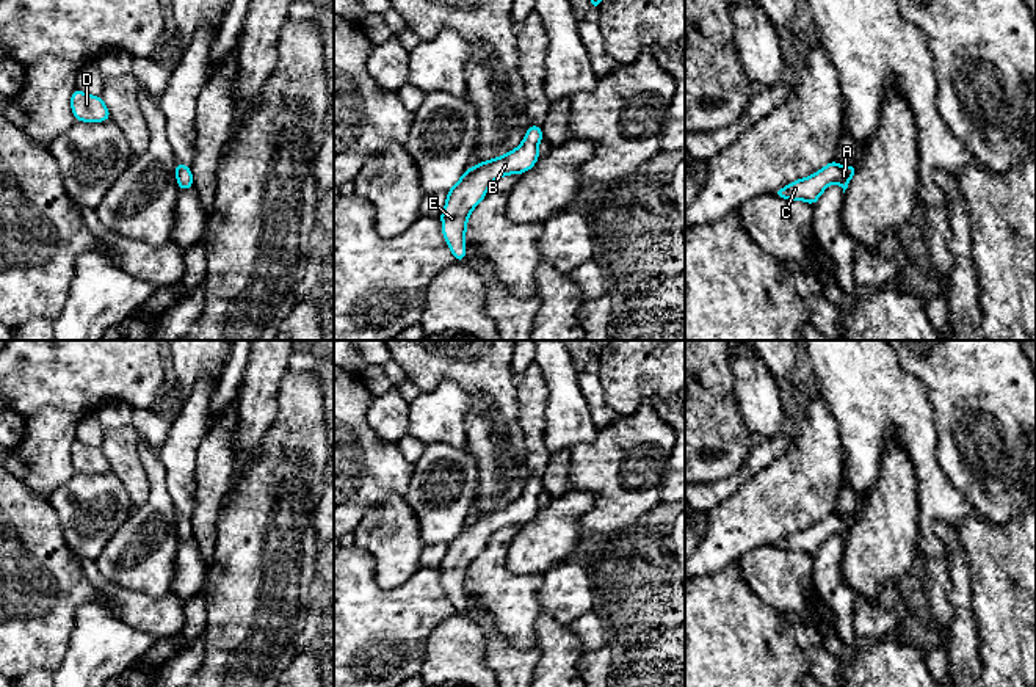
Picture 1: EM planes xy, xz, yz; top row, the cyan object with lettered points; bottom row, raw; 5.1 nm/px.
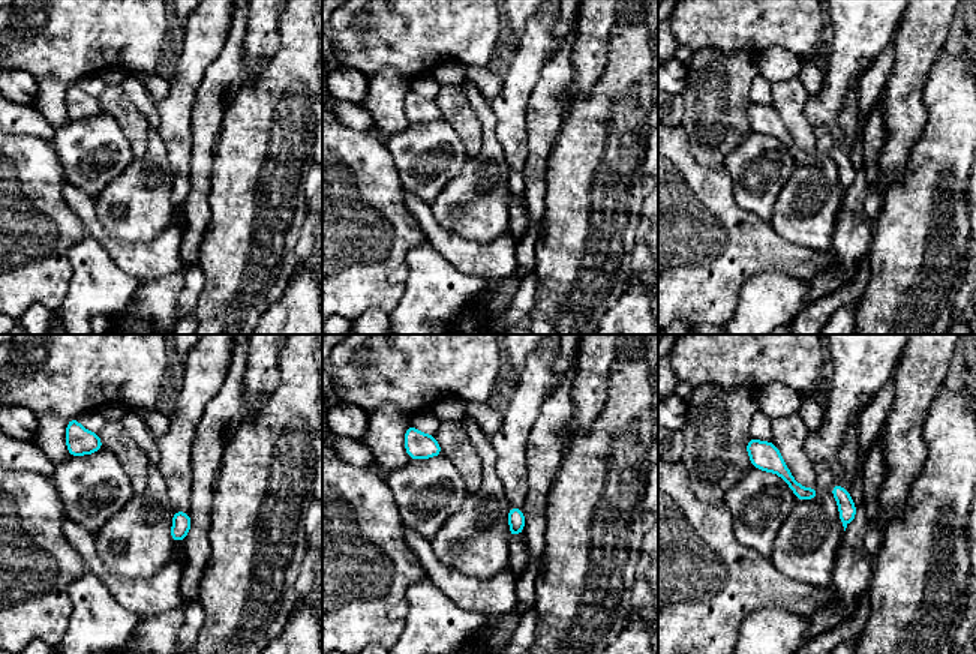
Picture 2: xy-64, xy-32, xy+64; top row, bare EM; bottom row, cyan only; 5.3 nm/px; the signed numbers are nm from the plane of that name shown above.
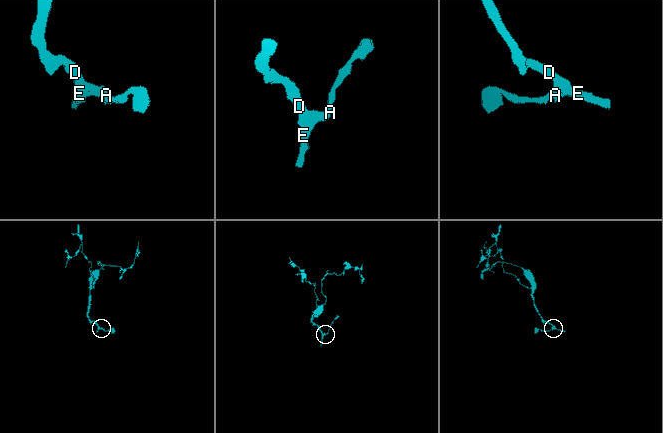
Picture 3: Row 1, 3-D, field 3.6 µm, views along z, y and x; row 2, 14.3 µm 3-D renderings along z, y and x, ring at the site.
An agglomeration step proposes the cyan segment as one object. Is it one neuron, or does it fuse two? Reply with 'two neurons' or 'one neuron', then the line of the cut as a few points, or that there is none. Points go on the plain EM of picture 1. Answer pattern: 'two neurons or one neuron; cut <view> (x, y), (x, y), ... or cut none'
one neuron; cut none

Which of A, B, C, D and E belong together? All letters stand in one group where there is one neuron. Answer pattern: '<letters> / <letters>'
A B C D E

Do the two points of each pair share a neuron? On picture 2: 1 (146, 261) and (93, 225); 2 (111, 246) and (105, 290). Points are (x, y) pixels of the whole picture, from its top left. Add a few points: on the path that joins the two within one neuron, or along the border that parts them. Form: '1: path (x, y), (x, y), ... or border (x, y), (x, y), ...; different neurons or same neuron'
1: path (132, 258), (105, 239); same neuron
2: border (86, 230), (123, 270), (137, 276); different neurons

